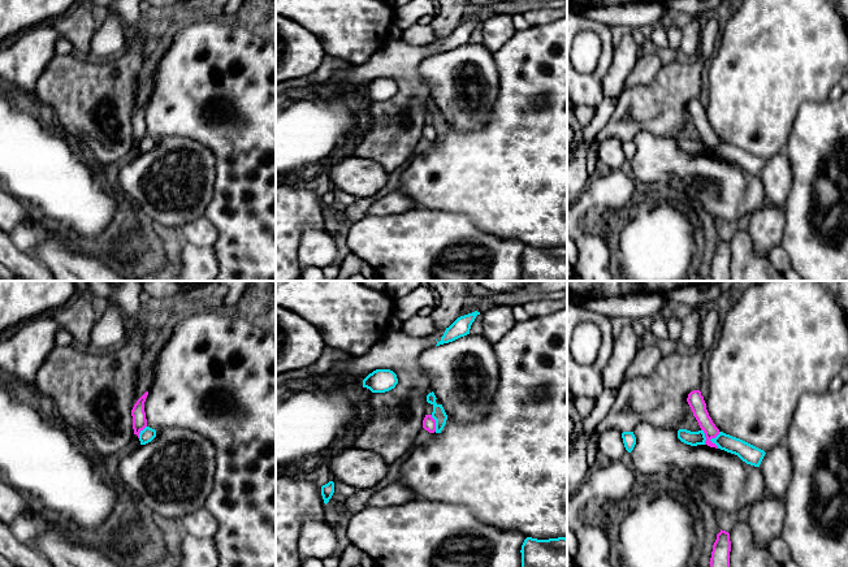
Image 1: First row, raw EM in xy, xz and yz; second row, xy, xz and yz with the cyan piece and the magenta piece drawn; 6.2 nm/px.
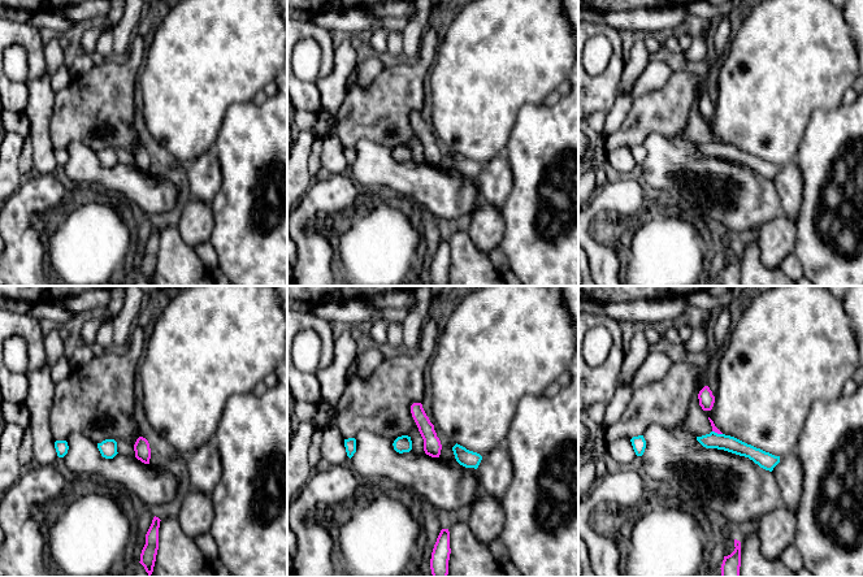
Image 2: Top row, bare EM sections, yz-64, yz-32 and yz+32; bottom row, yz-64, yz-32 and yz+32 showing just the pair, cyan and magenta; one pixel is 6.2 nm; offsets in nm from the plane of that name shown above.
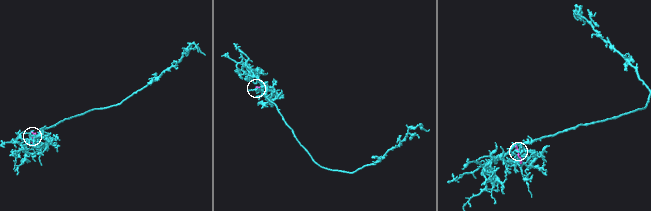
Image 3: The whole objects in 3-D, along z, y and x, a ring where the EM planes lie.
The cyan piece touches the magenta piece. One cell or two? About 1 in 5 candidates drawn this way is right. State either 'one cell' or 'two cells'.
two cells

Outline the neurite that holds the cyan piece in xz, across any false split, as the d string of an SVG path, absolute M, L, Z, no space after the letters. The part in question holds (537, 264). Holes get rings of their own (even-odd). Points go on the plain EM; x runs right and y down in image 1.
M527 246L522 254L520 281L567 281L567 247Z

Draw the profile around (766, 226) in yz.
M771 203L749 216L747 231L758 256L769 257L770 251L782 243L784 224L783 209Z

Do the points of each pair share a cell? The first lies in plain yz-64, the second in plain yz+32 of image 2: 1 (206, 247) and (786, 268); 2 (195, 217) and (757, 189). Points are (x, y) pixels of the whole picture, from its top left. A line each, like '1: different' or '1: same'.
1: same
2: different

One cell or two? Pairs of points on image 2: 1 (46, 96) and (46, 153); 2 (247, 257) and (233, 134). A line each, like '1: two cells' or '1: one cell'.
1: one cell
2: one cell

